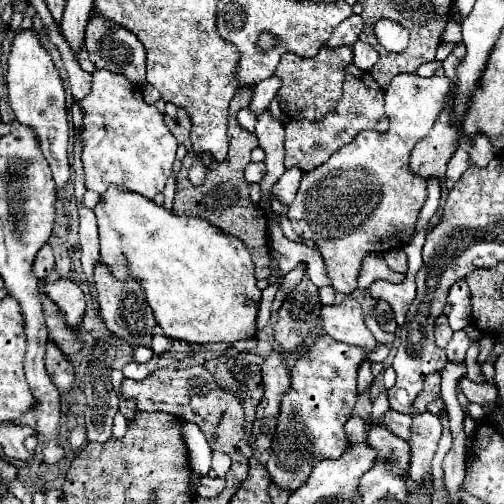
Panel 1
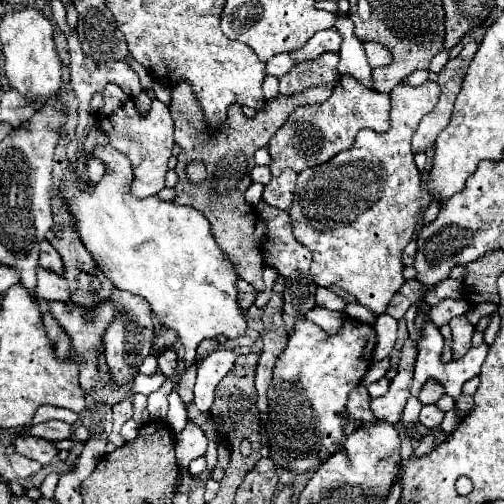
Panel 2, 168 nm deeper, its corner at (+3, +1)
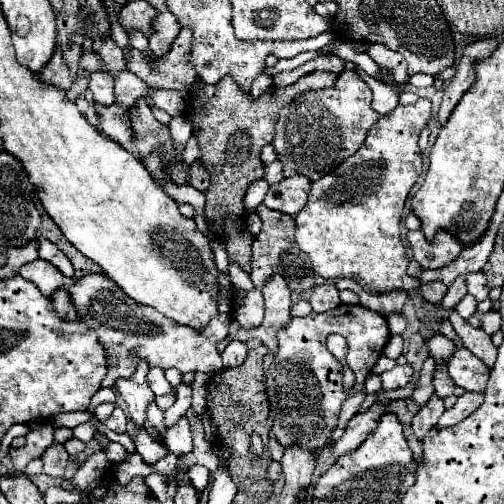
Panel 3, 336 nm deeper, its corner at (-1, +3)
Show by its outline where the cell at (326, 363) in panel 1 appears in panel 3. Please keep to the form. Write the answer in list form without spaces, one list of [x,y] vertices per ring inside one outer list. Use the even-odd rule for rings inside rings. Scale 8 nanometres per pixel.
[[[338,305],[326,313],[312,311],[306,317],[294,317],[284,329],[280,329],[278,353],[266,371],[272,431],[278,443],[282,447],[302,445],[304,449],[324,449],[338,425],[342,401],[352,393],[364,391],[364,381],[372,373],[372,367],[388,339],[390,331],[386,319],[380,313],[364,309],[362,305]],[[330,333],[342,333],[348,341],[346,365],[356,375],[350,393],[344,391],[344,365],[326,349],[326,337]]]

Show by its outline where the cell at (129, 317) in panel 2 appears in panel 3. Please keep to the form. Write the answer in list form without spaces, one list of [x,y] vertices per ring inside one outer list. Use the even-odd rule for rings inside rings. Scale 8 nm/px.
[[[130,353],[130,357],[134,357],[136,361],[136,369],[130,377],[126,379],[118,379],[114,385],[114,391],[126,401],[128,405],[128,417],[136,423],[142,425],[146,419],[146,407],[150,401],[154,401],[154,393],[146,383],[146,375],[148,375],[148,365],[146,361],[140,361],[140,357],[136,357],[134,353]]]

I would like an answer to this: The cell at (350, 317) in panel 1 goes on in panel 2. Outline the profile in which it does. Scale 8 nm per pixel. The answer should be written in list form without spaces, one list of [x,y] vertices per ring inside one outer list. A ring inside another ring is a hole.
[[[314,307],[314,309],[310,309],[310,313],[306,313],[306,319],[314,321],[316,325],[320,325],[324,331],[336,333],[342,327],[342,323],[344,323],[344,313],[336,313],[336,311],[326,311],[326,309]]]

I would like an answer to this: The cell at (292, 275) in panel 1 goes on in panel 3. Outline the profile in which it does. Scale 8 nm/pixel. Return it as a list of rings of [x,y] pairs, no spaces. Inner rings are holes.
[[[272,275],[268,279],[268,283],[264,285],[262,295],[266,301],[264,321],[254,331],[242,331],[244,333],[242,337],[260,337],[264,341],[264,345],[268,347],[268,353],[272,355],[278,347],[278,341],[276,341],[278,329],[286,327],[288,321],[292,319],[292,315],[290,315],[290,305],[292,305],[290,289],[288,289],[282,275]]]

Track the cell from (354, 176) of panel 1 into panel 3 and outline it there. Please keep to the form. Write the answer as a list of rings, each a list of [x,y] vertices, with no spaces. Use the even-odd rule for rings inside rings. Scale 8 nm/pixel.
[[[430,99],[398,105],[370,129],[358,153],[342,161],[336,171],[312,181],[308,203],[296,215],[296,243],[310,255],[316,275],[352,277],[378,295],[396,289],[412,291],[420,285],[420,279],[406,273],[408,255],[400,227],[408,193],[418,181],[418,171],[422,173],[418,135],[430,117]]]

